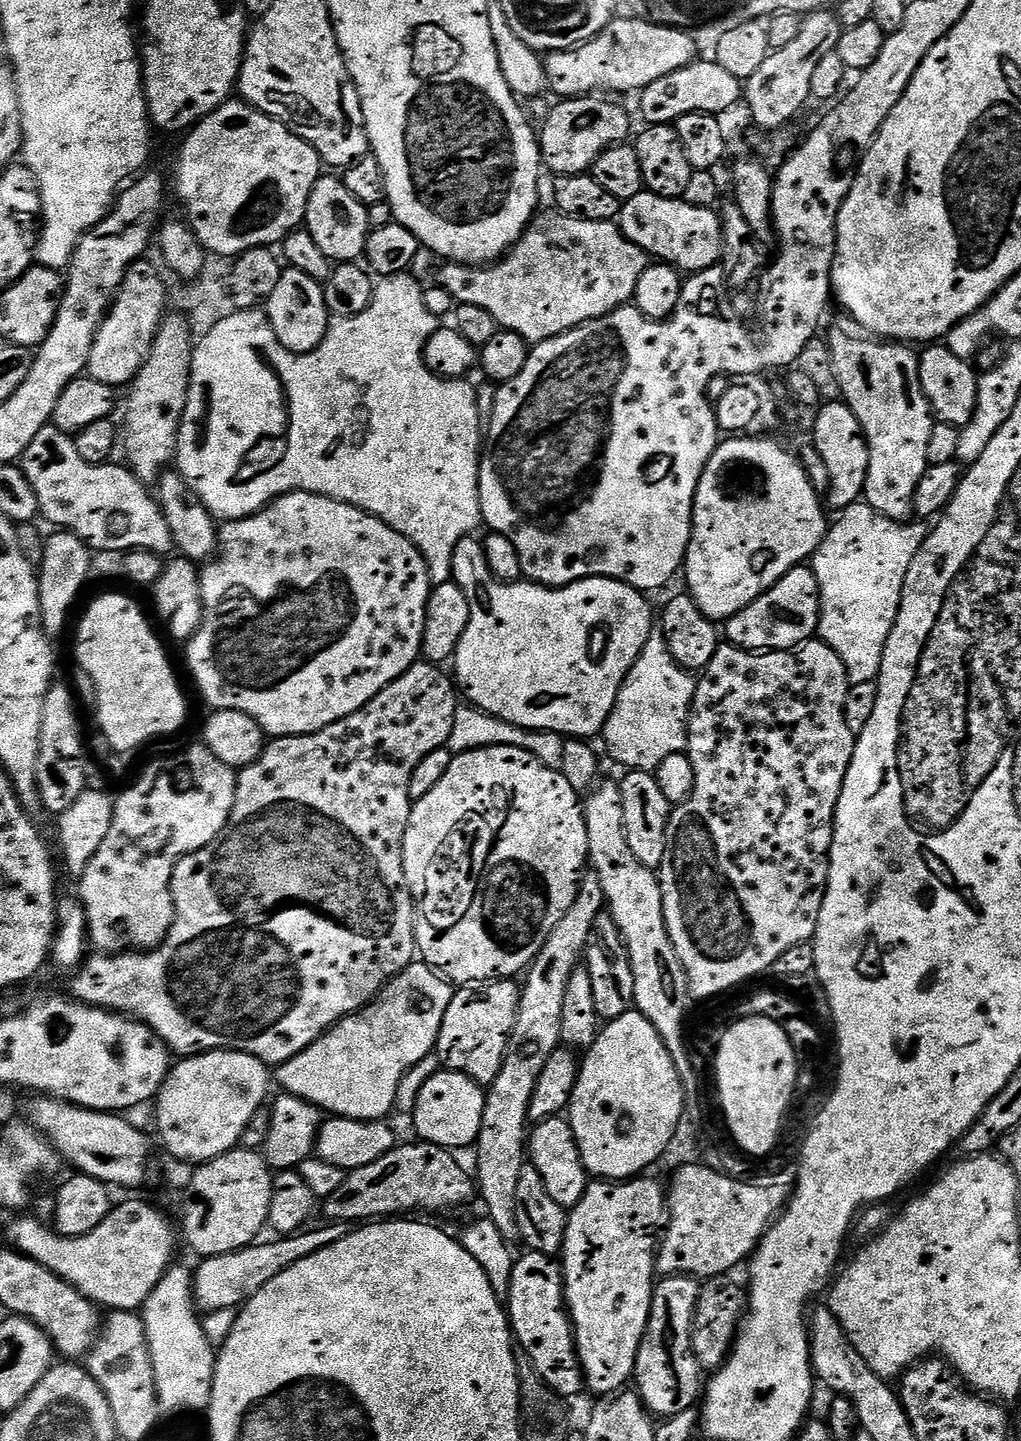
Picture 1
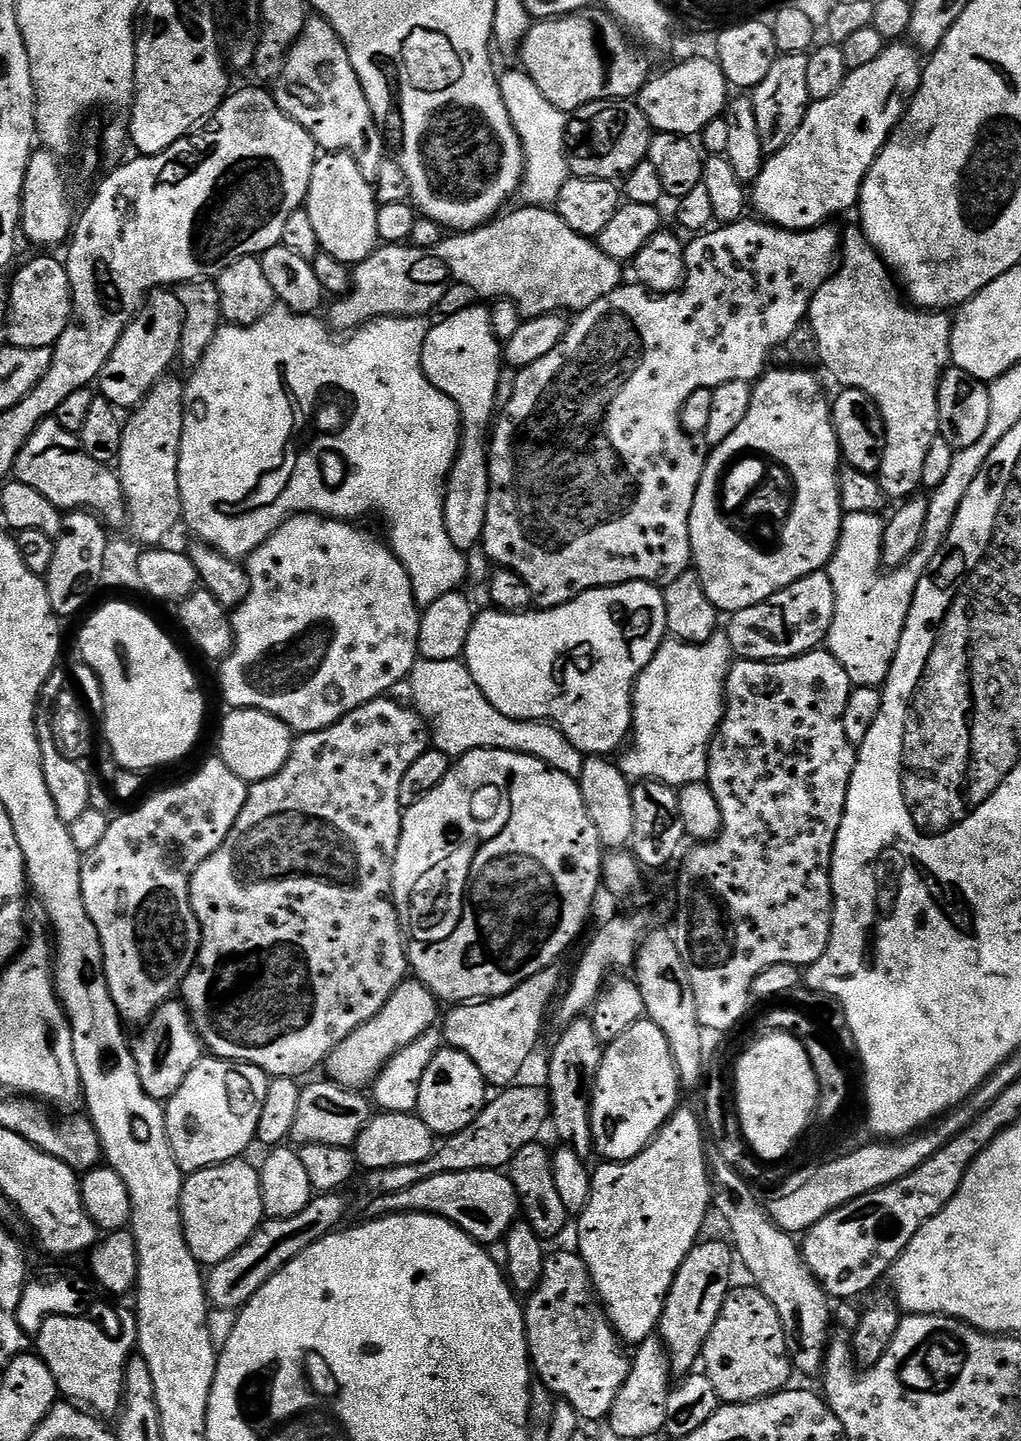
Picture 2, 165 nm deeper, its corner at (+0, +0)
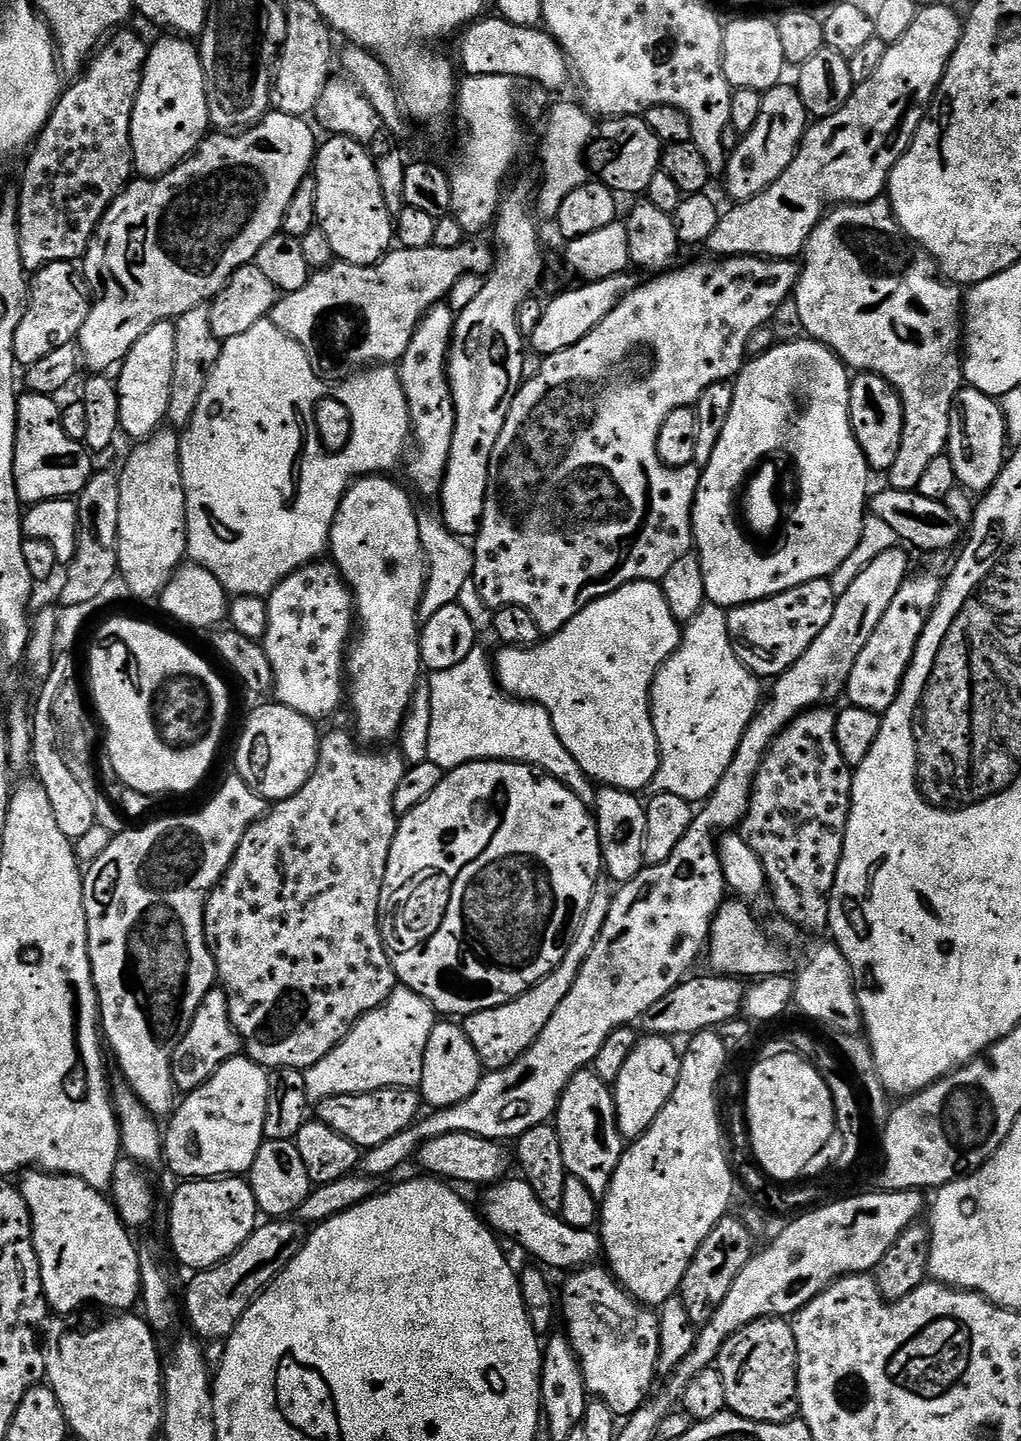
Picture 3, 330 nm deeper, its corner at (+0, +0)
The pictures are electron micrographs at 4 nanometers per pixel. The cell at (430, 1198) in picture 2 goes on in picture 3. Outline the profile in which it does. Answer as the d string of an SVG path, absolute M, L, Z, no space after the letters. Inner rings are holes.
M505 1178L483 1189L484 1208L482 1207L482 1215L484 1223L487 1224L493 1232L500 1236L509 1236L512 1239L516 1239L521 1249L523 1249L525 1253L528 1251L529 1254L536 1259L533 1261L539 1262L548 1270L551 1270L551 1268L568 1268L567 1270L587 1268L595 1265L597 1261L601 1259L602 1249L600 1247L599 1231L591 1228L575 1228L574 1226L570 1226L560 1215L546 1210L546 1206L542 1206L542 1202L538 1202L538 1197L534 1195L534 1190L530 1190L530 1186L524 1179L512 1179L513 1178Z

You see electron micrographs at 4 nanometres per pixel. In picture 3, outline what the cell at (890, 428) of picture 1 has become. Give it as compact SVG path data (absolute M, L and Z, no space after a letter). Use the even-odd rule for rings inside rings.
M881 198L871 200L865 204L846 204L833 207L814 226L810 238L806 242L802 253L802 267L800 268L800 282L796 286L794 299L798 304L799 315L802 318L802 326L805 333L811 339L825 344L829 350L849 369L857 373L873 372L884 380L889 380L904 407L904 429L902 430L902 446L898 449L898 458L894 458L894 466L886 474L886 480L891 487L900 491L916 491L918 481L922 478L923 472L934 462L934 458L945 455L948 447L948 435L950 434L950 414L952 403L957 394L960 393L965 383L964 365L962 363L962 288L961 285L953 283L945 278L940 269L937 268L935 260L929 252L925 252L919 244L912 243L900 228L896 221L896 215L887 199Z

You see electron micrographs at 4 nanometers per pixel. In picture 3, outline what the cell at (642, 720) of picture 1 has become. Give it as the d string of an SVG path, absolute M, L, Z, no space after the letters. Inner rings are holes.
M704 604L702 610L698 610L698 614L694 614L692 620L687 621L683 625L680 644L674 650L674 654L667 662L660 667L658 674L652 683L652 721L654 722L654 732L658 734L658 750L660 751L660 761L658 762L658 770L654 774L650 788L655 794L675 794L676 797L682 798L689 802L707 801L712 795L712 791L718 786L718 782L722 782L722 774L726 774L726 770L730 766L730 762L734 758L734 754L738 750L738 746L742 742L742 734L746 734L746 730L750 726L750 722L754 719L758 709L762 704L762 696L760 700L760 684L756 673L751 672L748 667L740 661L738 654L734 650L734 646L730 642L730 634L728 633L728 612L718 607L717 604Z

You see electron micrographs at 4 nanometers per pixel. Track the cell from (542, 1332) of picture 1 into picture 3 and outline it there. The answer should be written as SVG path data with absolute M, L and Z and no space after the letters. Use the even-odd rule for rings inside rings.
M604 1266L577 1268L558 1292L558 1308L562 1313L562 1328L570 1346L580 1359L584 1381L589 1393L601 1400L618 1418L632 1416L650 1399L652 1383L658 1380L656 1367L660 1357L658 1342L659 1315L649 1305L641 1304L627 1292Z

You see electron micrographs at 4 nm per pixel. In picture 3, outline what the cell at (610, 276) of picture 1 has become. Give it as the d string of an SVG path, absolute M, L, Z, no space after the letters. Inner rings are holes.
M465 242L454 246L450 250L442 250L435 246L423 248L422 250L410 250L409 248L397 247L395 250L389 251L388 255L383 256L377 264L367 264L366 266L358 266L357 264L345 264L343 262L333 262L327 268L321 268L313 271L308 277L308 281L300 290L281 295L276 301L274 309L274 319L278 327L289 336L294 337L299 344L306 350L306 354L310 358L312 367L320 373L321 376L332 382L347 380L348 377L363 372L369 366L392 366L402 359L406 354L406 346L410 342L410 338L414 338L416 328L420 325L420 320L431 310L436 304L441 303L451 293L454 282L458 278L462 278L467 272L472 272L476 276L484 276L492 271L494 267L494 252L491 247L488 248L484 244L471 244Z

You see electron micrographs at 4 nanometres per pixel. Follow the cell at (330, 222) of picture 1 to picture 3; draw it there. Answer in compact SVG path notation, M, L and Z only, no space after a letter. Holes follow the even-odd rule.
M332 136L319 145L314 175L318 190L316 223L330 242L333 257L345 264L377 264L393 247L394 217L388 212L386 198L382 198L382 182L378 182L372 153L349 136Z

